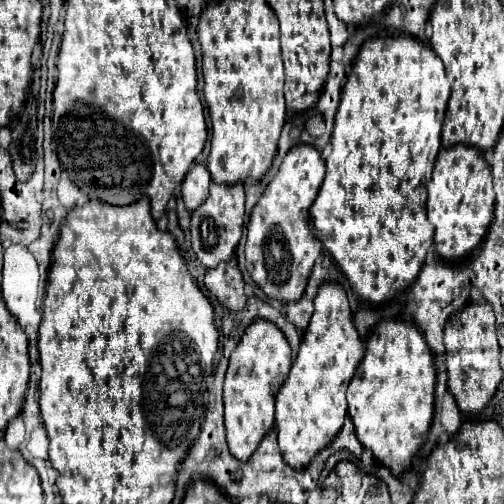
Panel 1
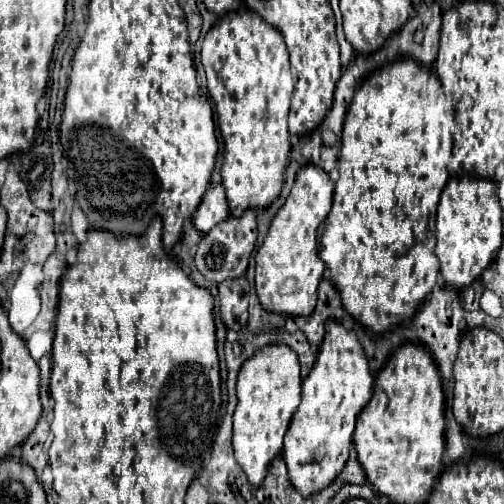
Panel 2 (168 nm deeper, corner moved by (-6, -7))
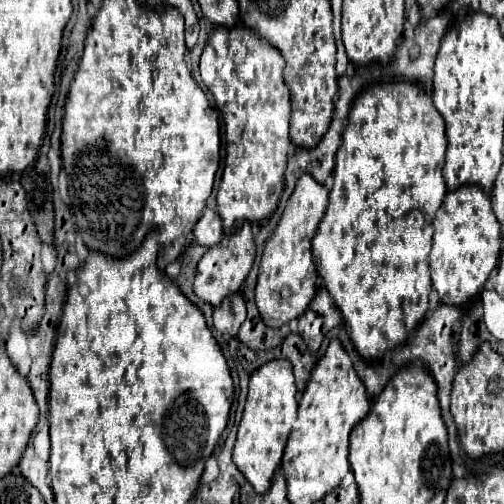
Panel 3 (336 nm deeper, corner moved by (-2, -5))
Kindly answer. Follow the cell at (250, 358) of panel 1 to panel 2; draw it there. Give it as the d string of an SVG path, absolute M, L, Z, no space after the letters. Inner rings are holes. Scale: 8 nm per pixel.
M274 343L264 347L260 353L256 351L238 373L236 383L236 409L234 409L234 455L236 463L248 475L252 485L260 485L268 465L282 451L282 437L290 425L292 413L300 403L300 363L298 355L290 351L284 343Z

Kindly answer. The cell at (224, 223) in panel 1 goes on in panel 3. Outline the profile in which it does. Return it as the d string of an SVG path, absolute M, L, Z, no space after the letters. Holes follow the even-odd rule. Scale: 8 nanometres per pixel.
M244 223L244 227L230 235L230 237L222 237L222 243L218 247L210 247L206 249L204 257L198 263L198 273L194 279L194 293L210 303L210 305L220 305L224 299L228 299L230 295L236 295L242 291L242 283L246 281L252 263L256 257L256 245L252 239L252 231L250 231L250 223Z

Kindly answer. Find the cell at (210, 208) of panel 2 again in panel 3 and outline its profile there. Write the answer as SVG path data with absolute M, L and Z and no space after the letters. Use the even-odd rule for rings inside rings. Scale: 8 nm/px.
M204 209L204 215L200 217L200 221L194 227L194 241L202 247L208 245L218 245L218 241L222 241L222 219L220 215L216 215L216 211L212 209Z

